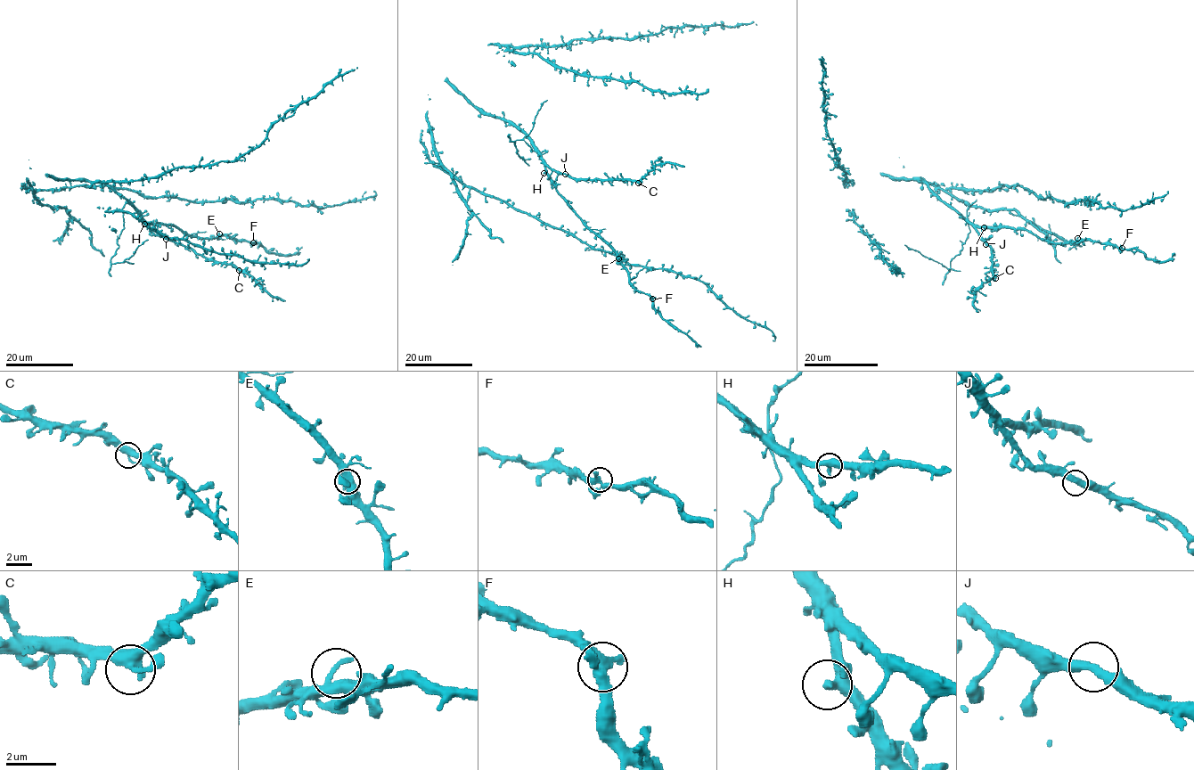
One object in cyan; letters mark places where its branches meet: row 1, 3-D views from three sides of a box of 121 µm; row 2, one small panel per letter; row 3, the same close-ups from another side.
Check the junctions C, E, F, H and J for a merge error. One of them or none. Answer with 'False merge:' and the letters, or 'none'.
False merge: none

